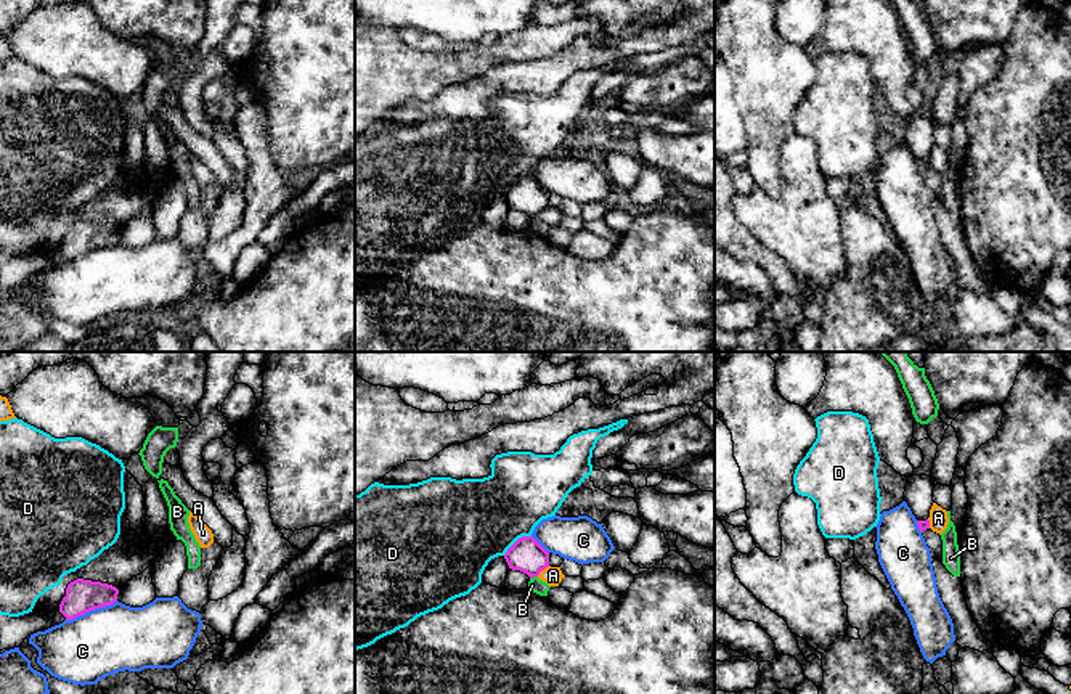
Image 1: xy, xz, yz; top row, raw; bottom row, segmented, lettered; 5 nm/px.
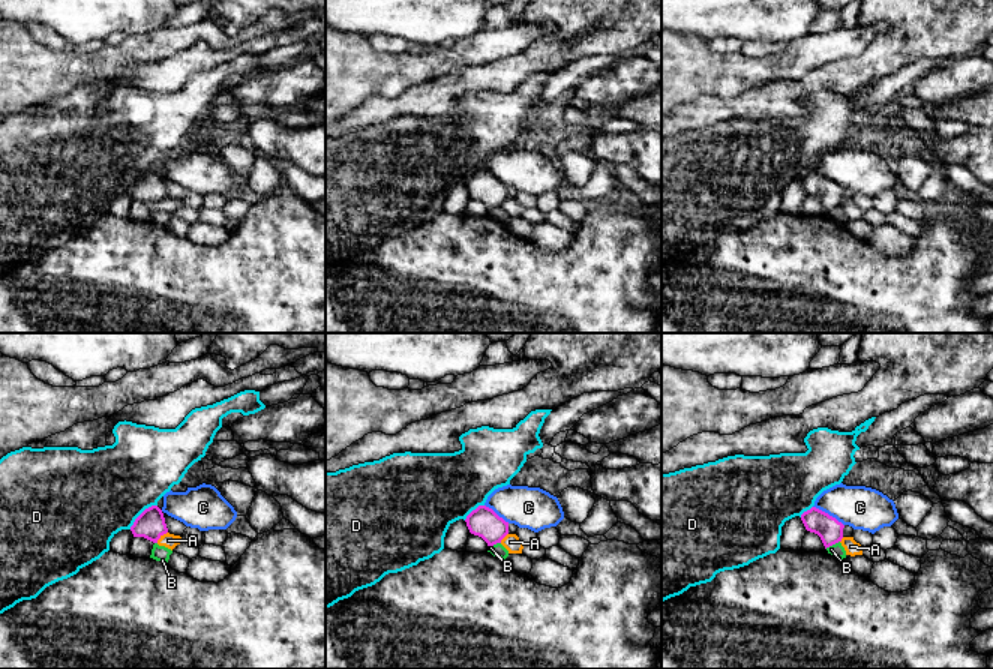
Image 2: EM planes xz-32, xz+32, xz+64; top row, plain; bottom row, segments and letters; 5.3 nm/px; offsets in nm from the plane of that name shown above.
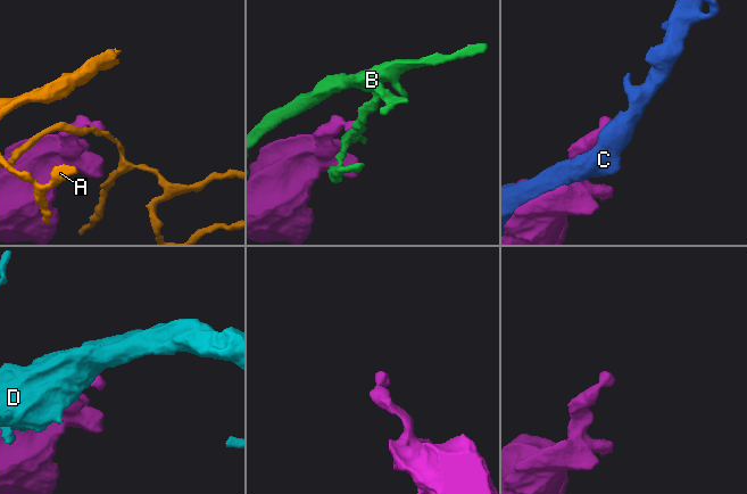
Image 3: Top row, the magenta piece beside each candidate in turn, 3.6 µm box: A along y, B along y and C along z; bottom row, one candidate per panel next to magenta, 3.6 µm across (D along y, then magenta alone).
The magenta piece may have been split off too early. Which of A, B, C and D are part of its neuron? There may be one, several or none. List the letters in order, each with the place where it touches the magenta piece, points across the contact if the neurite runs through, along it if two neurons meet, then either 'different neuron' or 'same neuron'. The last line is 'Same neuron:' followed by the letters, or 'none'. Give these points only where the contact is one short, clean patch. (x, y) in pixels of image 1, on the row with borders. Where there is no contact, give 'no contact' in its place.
A: contact xz (543, 569); border xz (549, 566), (537, 575); different neuron
B: contact xz (533, 575); border xz (537, 575), (530, 579); different neuron
C: contact xy (90, 609); different neuron
D: contact xz (516, 542); different neuron
Same neuron: none

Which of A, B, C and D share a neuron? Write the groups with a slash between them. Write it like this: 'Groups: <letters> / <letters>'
Groups: A / B / C / D

